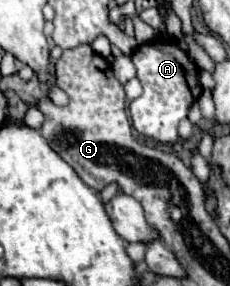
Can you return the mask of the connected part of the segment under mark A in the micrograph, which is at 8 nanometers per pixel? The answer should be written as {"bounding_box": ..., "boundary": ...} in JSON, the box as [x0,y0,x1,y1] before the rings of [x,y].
{"bounding_box":[129,38,201,151],"boundary":[[[163,38],[137,46],[131,60],[133,60],[133,66],[137,68],[137,78],[143,86],[143,94],[139,98],[131,100],[131,104],[129,104],[133,128],[139,134],[153,138],[157,142],[163,142],[163,144],[177,142],[173,145],[173,150],[182,151],[183,147],[177,141],[179,140],[179,134],[177,134],[179,122],[183,118],[187,118],[187,114],[189,114],[189,122],[193,126],[197,126],[197,122],[201,120],[201,110],[195,102],[201,96],[199,66],[189,58],[189,54],[185,50],[179,48],[179,44],[163,40]]]}

